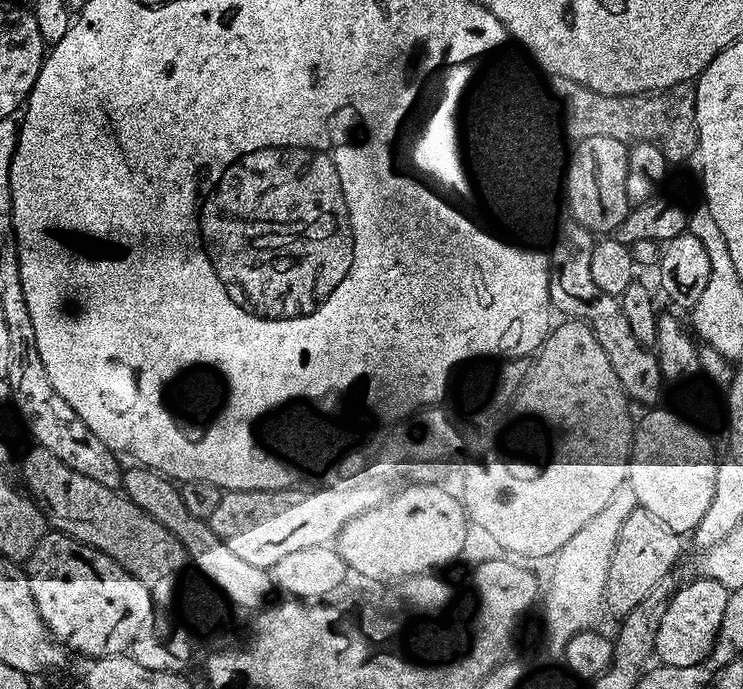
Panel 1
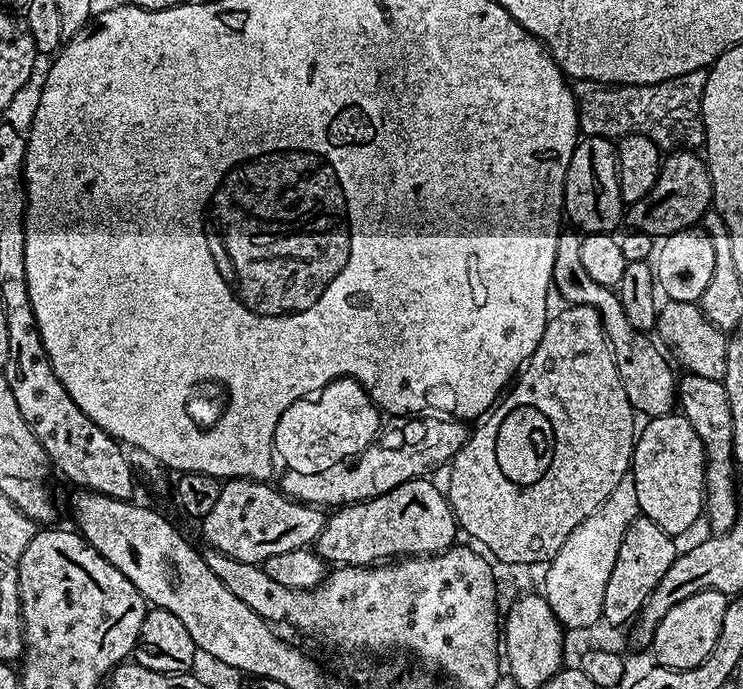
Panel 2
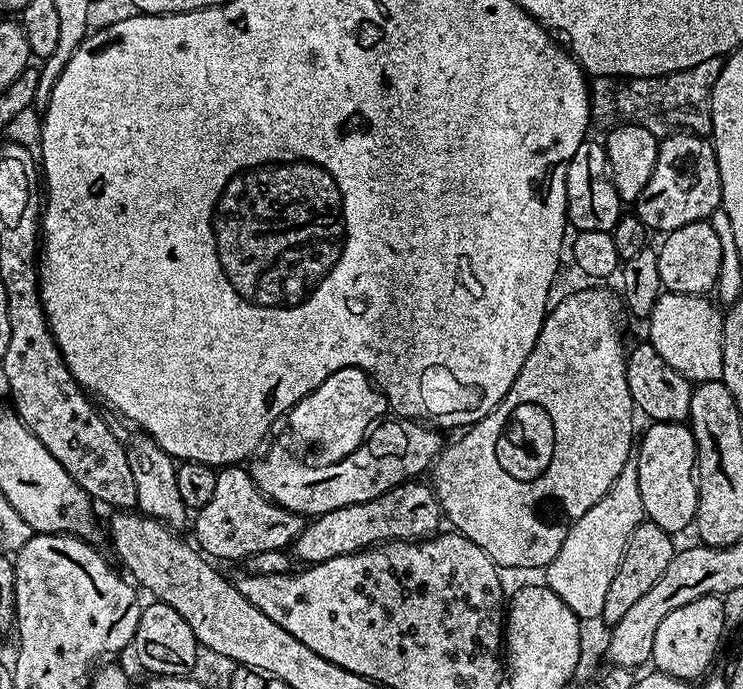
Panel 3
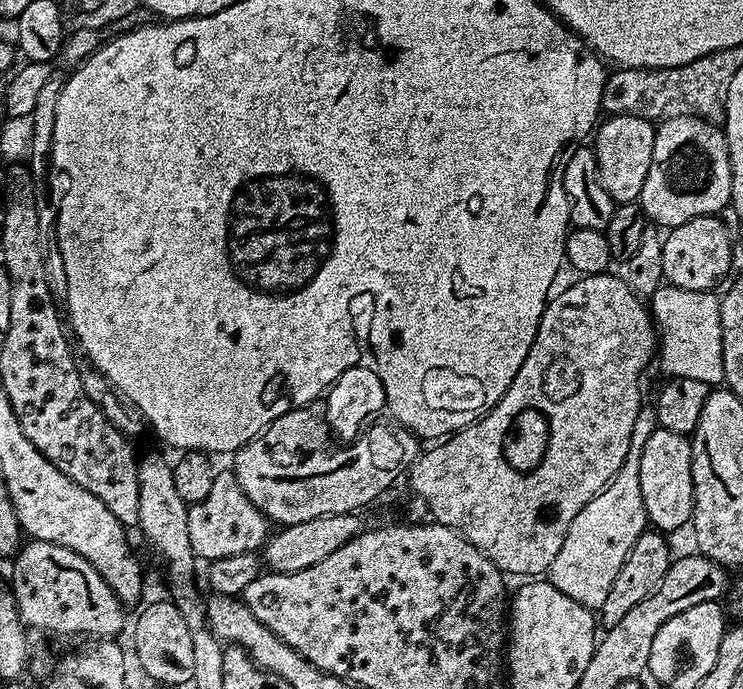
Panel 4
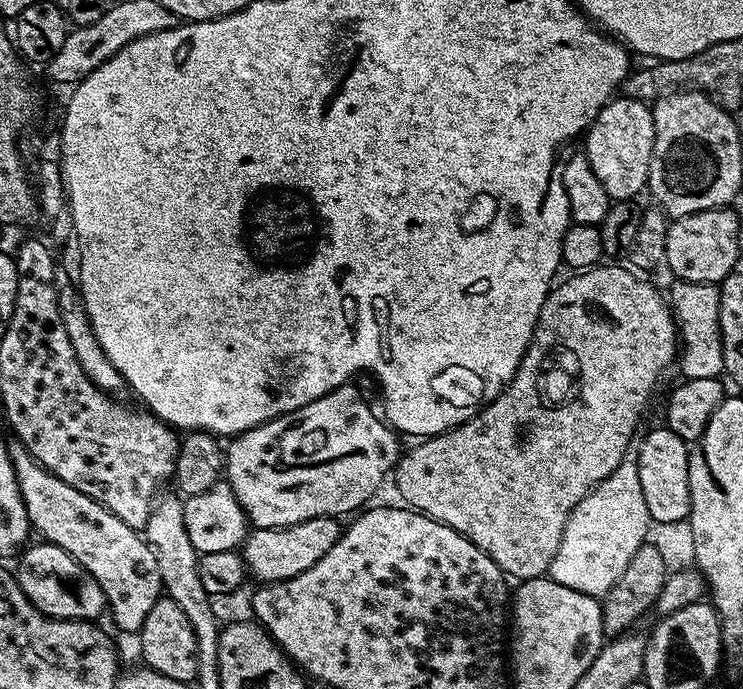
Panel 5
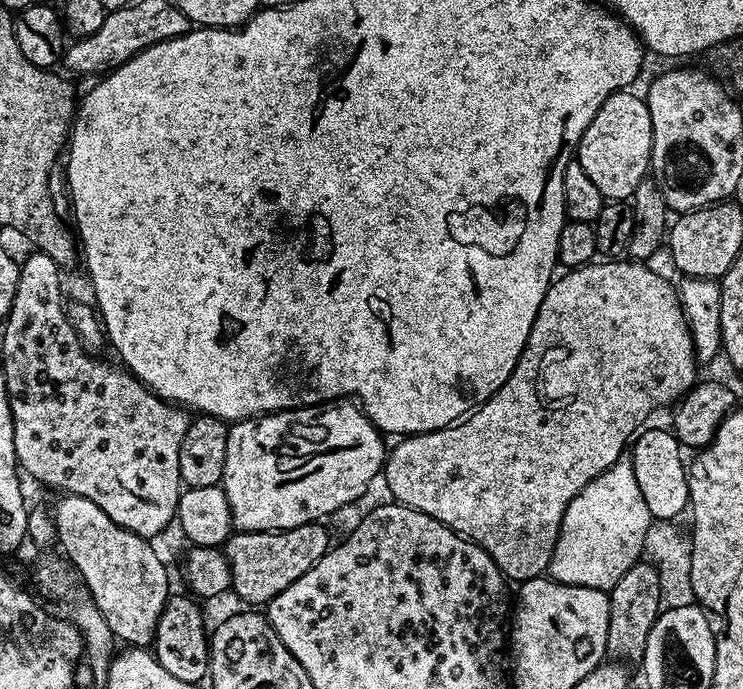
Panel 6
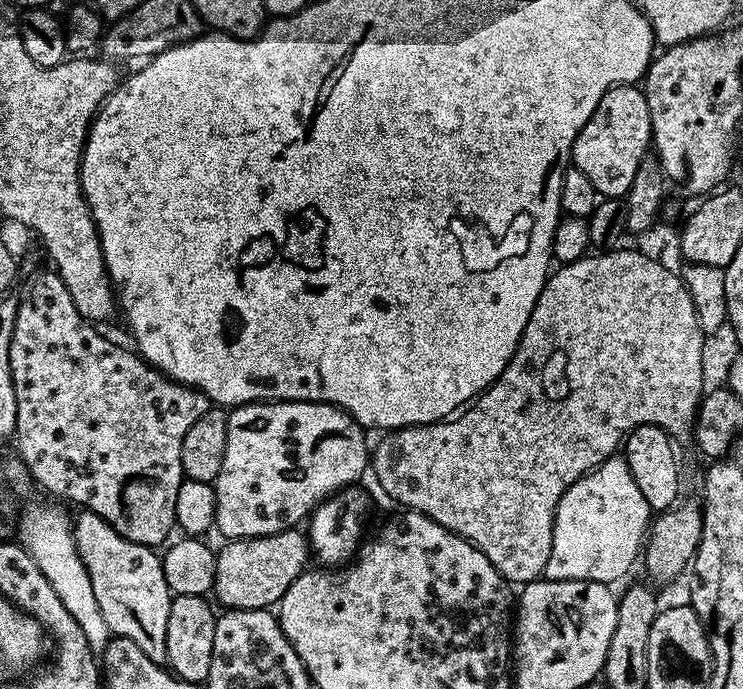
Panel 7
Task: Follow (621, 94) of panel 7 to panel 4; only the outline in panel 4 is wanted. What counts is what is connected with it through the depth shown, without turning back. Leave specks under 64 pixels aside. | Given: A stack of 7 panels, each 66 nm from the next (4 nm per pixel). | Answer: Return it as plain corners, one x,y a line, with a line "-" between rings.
608,116
595,129
595,136
594,151
598,162
598,174
602,186
606,186
606,194
610,194
610,198
617,204
639,201
646,174
650,174
656,124
644,116

